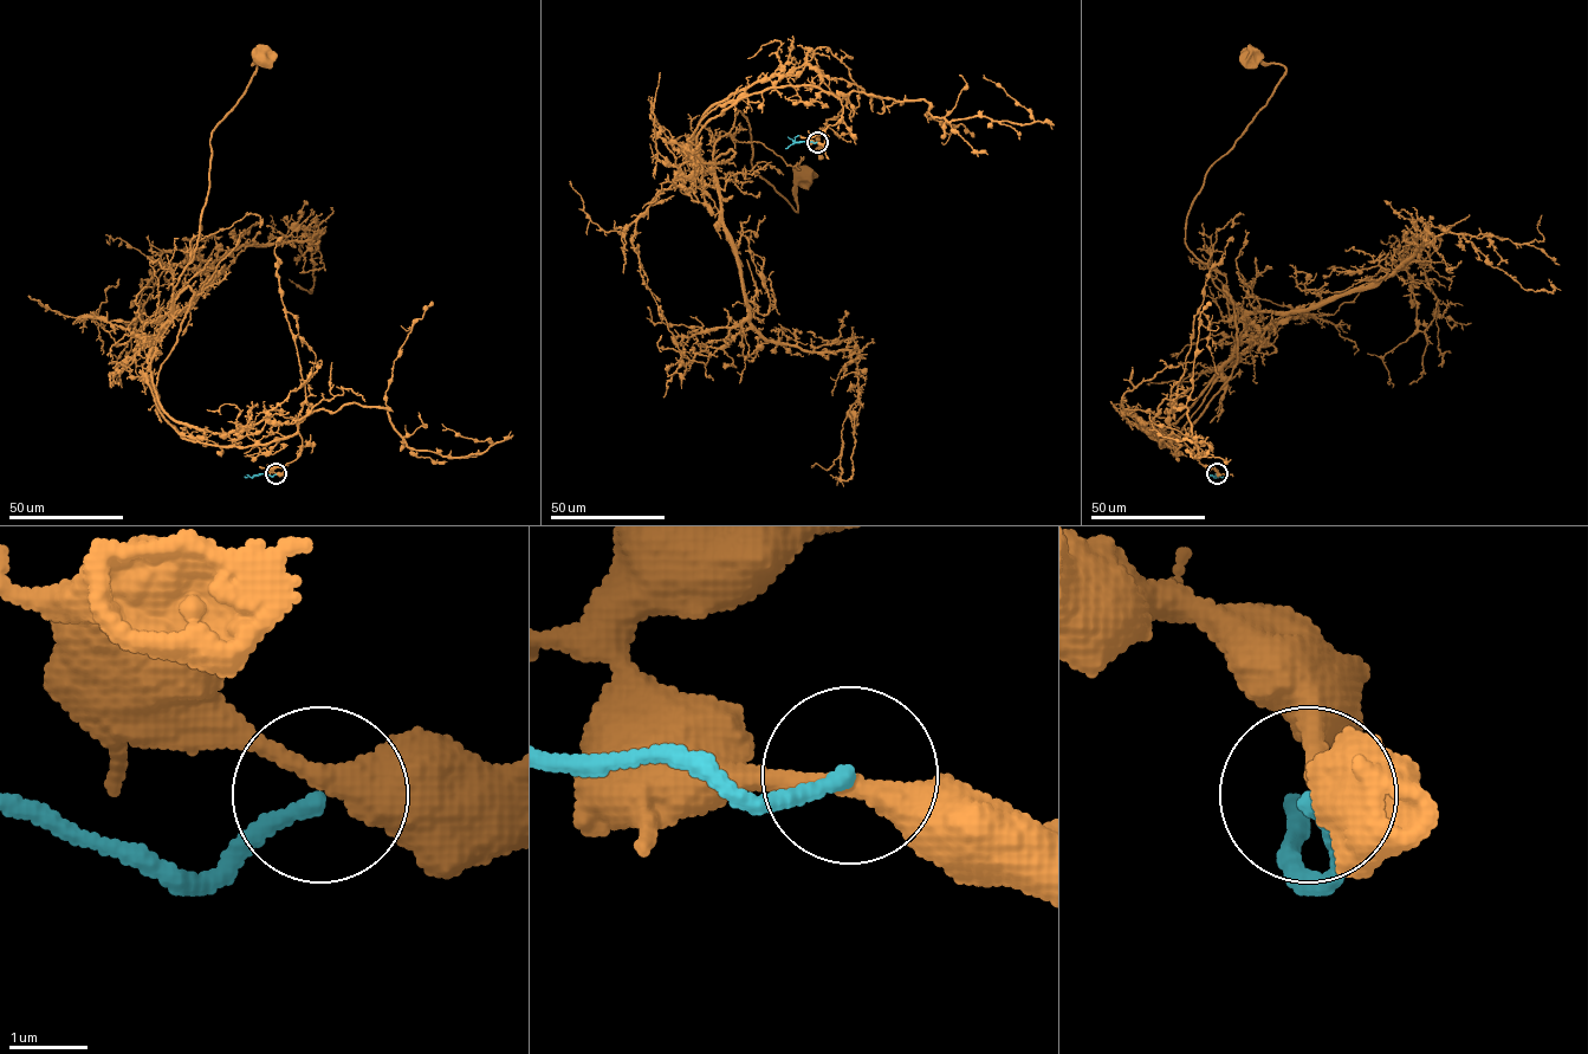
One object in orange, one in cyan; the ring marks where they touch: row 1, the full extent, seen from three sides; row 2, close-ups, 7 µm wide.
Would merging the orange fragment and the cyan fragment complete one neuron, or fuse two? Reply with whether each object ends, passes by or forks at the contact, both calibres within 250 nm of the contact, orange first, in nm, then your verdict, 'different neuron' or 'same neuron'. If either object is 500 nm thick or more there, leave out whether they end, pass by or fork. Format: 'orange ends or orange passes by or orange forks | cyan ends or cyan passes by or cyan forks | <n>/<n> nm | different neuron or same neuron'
orange passes by | cyan ends | 340/200 nm | different neuron

